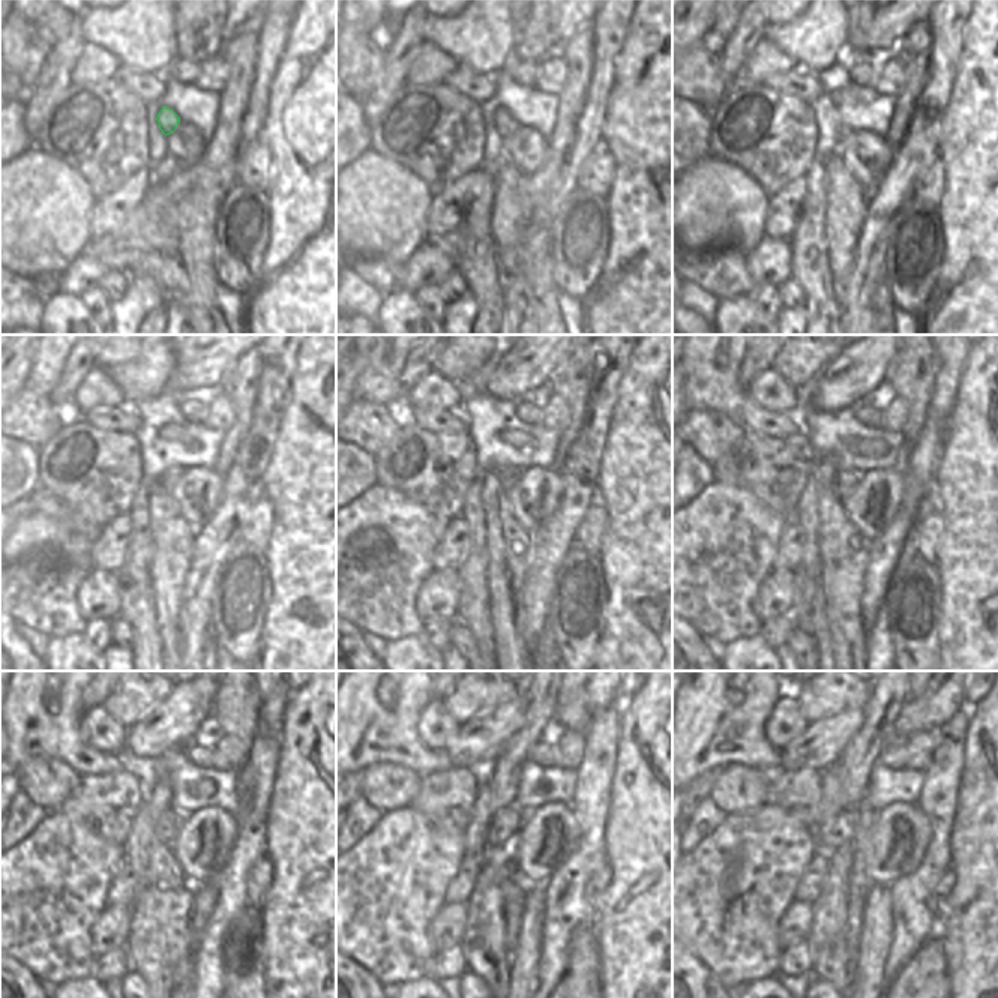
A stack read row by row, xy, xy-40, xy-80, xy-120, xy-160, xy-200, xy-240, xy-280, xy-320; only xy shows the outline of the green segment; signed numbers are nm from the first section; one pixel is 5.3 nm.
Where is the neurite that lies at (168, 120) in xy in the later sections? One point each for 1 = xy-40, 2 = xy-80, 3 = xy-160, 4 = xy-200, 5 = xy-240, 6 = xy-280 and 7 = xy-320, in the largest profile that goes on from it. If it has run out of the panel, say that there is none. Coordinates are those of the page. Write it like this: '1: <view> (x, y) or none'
1: xy-40 (505, 123)
2: xy-80 (844, 137)
3: xy-160 (509, 476)
4: xy-200 (845, 480)
5: xy-240 (170, 823)
6: xy-280 (505, 824)
7: xy-320 (839, 829)

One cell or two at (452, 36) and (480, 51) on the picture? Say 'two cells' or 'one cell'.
one cell

